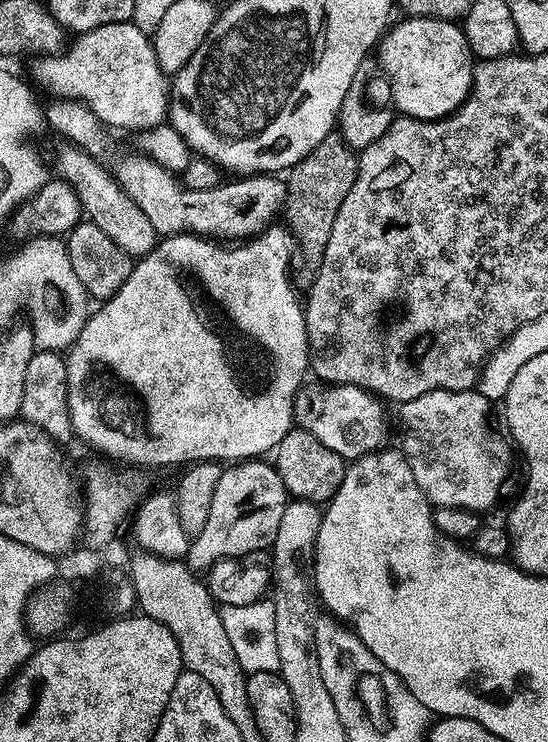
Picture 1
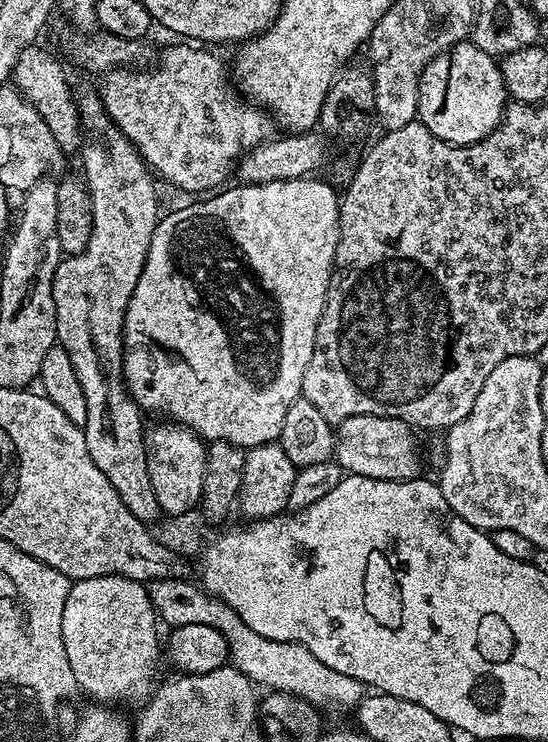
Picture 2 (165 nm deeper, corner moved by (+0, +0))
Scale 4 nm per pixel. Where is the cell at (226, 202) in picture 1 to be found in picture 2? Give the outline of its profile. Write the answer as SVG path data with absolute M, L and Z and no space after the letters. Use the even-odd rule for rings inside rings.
M31 46L22 50L12 70L11 83L25 100L32 103L34 110L38 110L42 122L50 126L50 134L54 134L60 151L71 154L82 144L82 129L80 115L76 109L76 96L68 85L68 76L64 73L63 66L46 49L40 47Z

